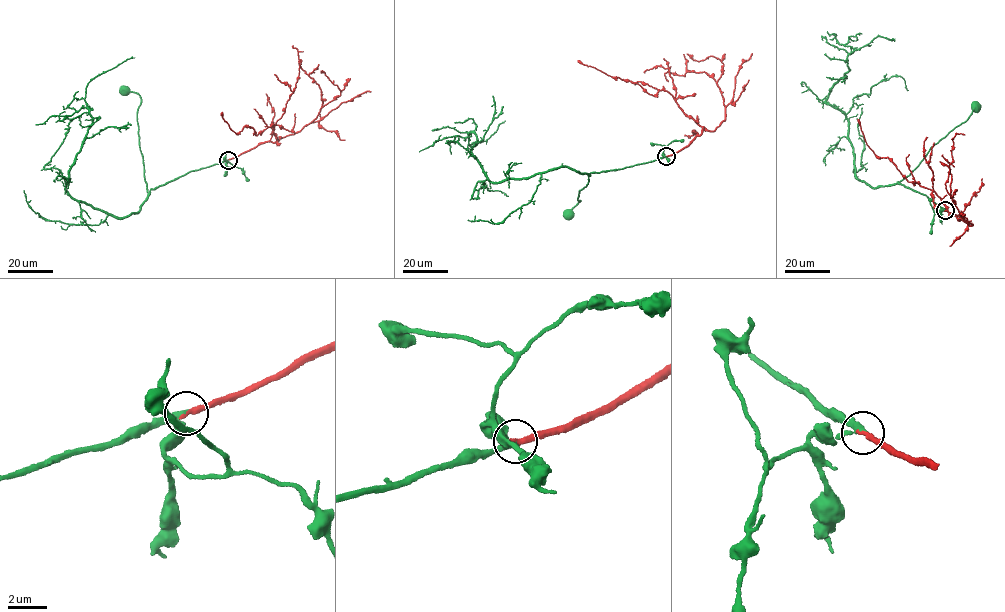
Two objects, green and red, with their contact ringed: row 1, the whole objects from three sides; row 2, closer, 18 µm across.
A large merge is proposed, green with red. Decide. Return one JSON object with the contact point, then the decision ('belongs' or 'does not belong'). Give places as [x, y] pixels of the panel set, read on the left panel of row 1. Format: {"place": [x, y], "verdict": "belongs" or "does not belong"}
{"place": [228, 160], "verdict": "belongs"}

